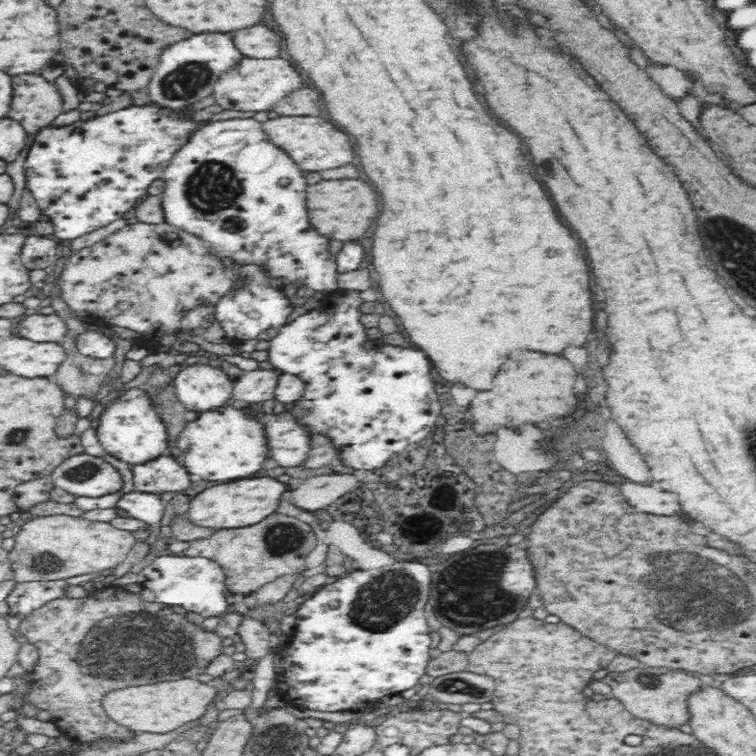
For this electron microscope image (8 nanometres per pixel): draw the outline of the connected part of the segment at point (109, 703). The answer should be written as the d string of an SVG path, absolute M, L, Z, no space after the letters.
M192 677L146 686L128 686L122 690L108 691L101 699L100 707L110 720L126 726L128 730L164 734L203 716L208 705L216 698L219 688L217 683L203 683Z

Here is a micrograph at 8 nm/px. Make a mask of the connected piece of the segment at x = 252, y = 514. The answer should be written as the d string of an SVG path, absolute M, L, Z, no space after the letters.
M246 478L246 480L228 482L228 484L218 484L218 486L202 490L198 496L190 500L190 510L186 519L194 522L196 526L210 526L210 528L252 526L272 514L282 492L284 492L284 484L272 478L258 478L258 480Z

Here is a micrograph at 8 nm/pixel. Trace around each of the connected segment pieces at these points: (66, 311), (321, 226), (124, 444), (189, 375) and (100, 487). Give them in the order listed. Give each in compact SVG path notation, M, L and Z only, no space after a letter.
M60 288L60 298L58 300L54 300L52 304L50 304L52 308L54 308L54 312L62 317L62 320L68 324L67 328L69 330L68 333L60 340L60 344L65 348L66 358L62 361L62 364L58 367L58 372L56 372L56 380L58 380L58 386L60 386L61 392L64 396L72 396L72 398L80 398L80 396L86 396L86 398L90 398L91 401L94 400L94 395L102 388L102 384L104 384L104 380L106 380L106 376L112 372L112 367L116 364L116 358L110 357L107 359L92 359L90 357L86 357L80 354L80 351L77 349L75 342L77 341L77 334L82 332L82 328L77 324L79 320L85 320L78 316L70 307L69 304L66 304L66 301L61 297L61 288Z
M322 180L308 186L306 208L310 224L318 234L346 242L362 238L362 234L370 230L370 222L374 222L374 214L378 214L378 198L374 196L374 190L360 180Z
M146 387L130 388L114 406L106 408L100 415L100 426L96 428L99 443L108 455L128 464L144 464L152 458L166 454L168 450L167 429L159 415L157 405Z
M203 359L185 364L182 370L178 372L178 375L172 380L178 401L186 409L193 410L197 414L218 409L220 406L232 402L233 383L234 379L228 373L222 371L219 367L207 365L207 360Z
M86 453L76 454L65 459L49 476L54 487L63 488L74 496L98 498L122 490L122 476L118 474L118 470L105 462L103 458L90 456Z

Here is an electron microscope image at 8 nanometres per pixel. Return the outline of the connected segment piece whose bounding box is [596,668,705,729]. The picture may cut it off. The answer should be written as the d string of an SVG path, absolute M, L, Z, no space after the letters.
M666 668L666 674L660 676L660 682L656 686L644 686L638 680L628 678L628 674L630 670L626 672L624 670L604 670L603 673L597 675L596 679L606 684L614 695L614 699L619 700L624 708L637 718L648 720L656 725L669 726L670 729L676 729L688 723L690 713L688 713L686 698L688 694L698 690L705 679L692 678L688 676L688 672Z

